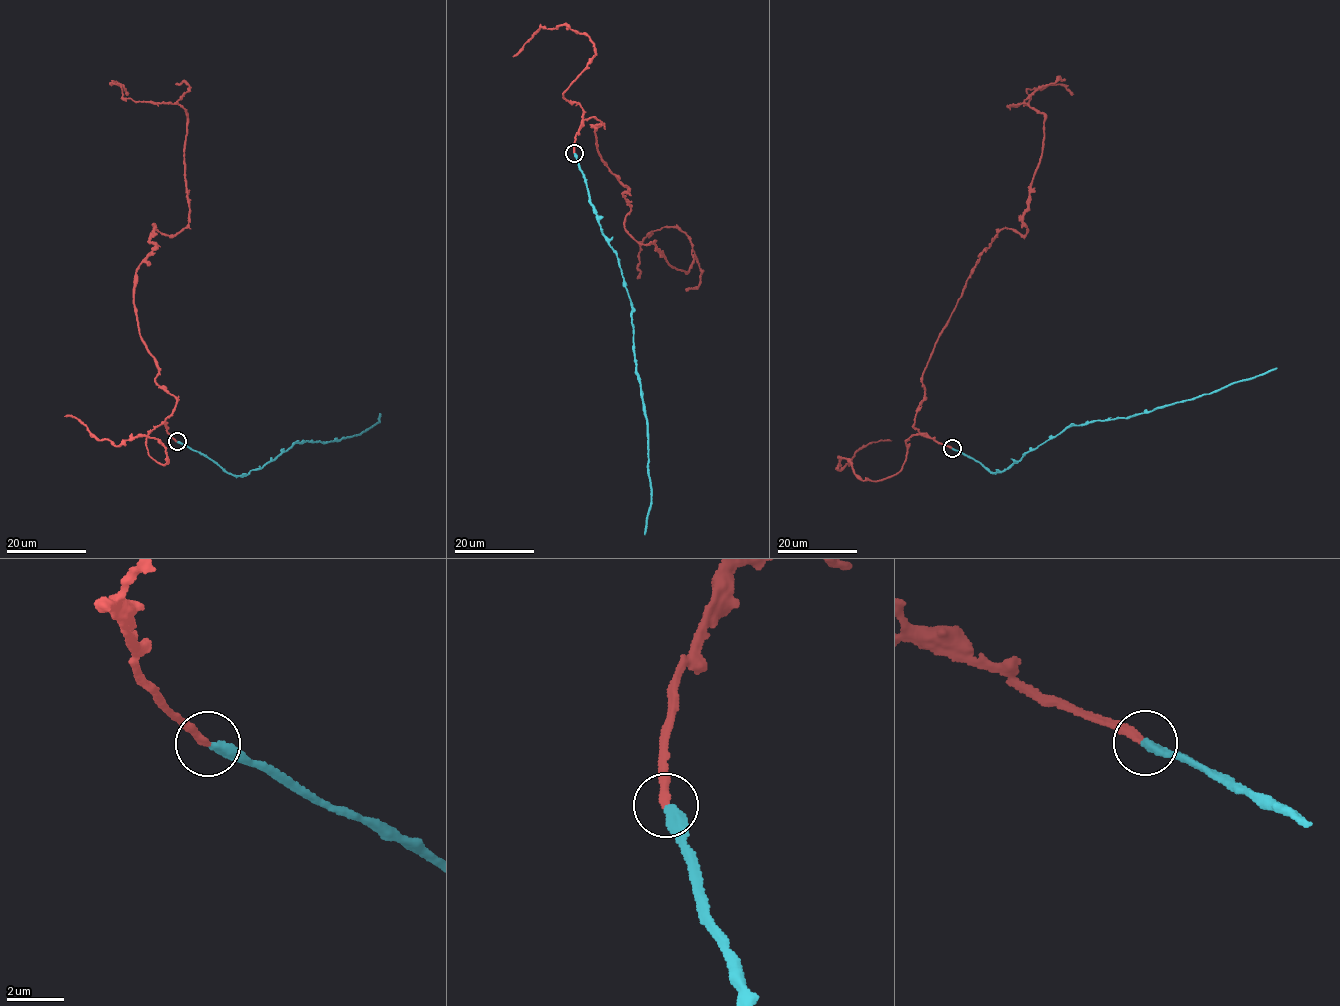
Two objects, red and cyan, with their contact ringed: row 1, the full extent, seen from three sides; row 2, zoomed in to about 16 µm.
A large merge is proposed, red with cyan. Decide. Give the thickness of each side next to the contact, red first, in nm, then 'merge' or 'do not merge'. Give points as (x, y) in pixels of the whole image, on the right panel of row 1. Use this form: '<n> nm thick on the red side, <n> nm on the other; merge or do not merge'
280 nm thick on the red side, 320 nm on the other; merge

